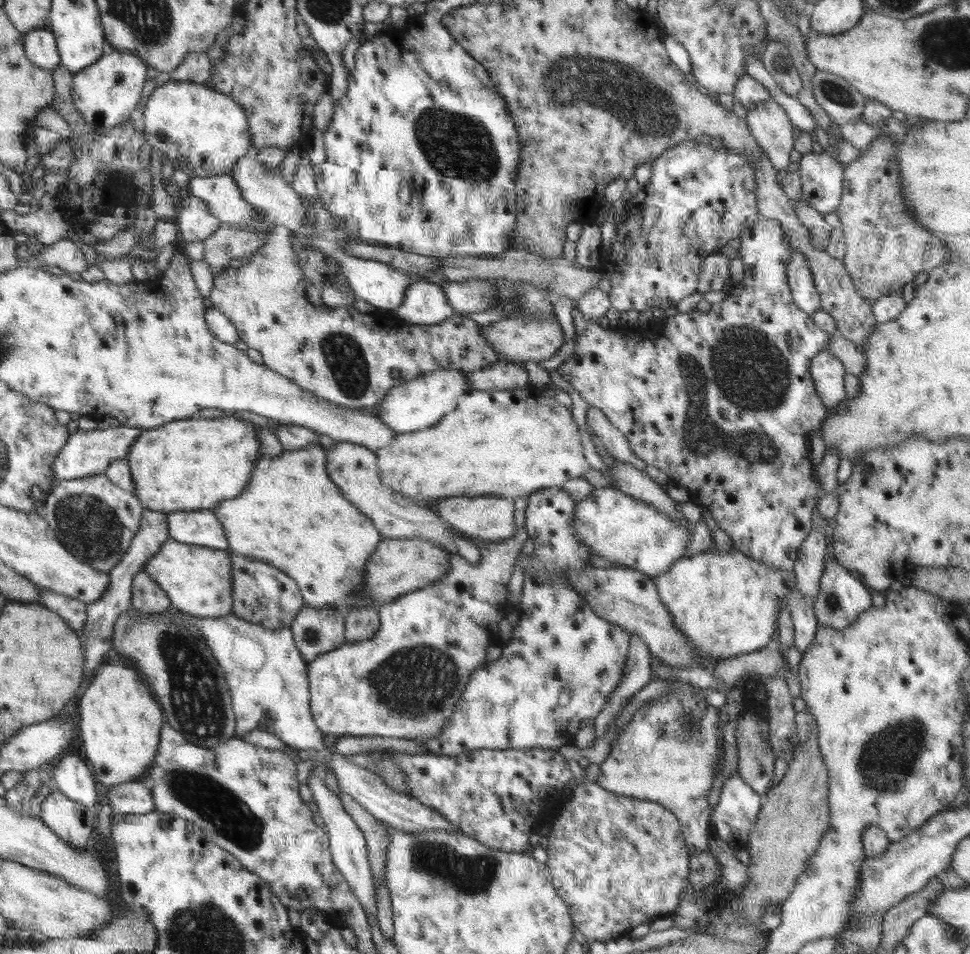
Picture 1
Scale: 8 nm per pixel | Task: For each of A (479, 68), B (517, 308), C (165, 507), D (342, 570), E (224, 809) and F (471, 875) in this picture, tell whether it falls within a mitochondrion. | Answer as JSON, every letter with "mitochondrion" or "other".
{"A":"other","B":"mitochondrion","C":"other","D":"other","E":"mitochondrion","F":"mitochondrion"}

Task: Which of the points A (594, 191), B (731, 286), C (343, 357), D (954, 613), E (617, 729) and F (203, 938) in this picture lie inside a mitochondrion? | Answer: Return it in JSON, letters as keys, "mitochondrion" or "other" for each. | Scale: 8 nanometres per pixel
{"A":"other","B":"other","C":"mitochondrion","D":"other","E":"other","F":"mitochondrion"}

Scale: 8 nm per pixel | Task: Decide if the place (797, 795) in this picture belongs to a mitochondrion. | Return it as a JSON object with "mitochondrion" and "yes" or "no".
{"mitochondrion":"no"}

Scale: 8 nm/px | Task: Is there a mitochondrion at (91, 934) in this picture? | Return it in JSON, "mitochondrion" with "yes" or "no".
{"mitochondrion":"no"}

